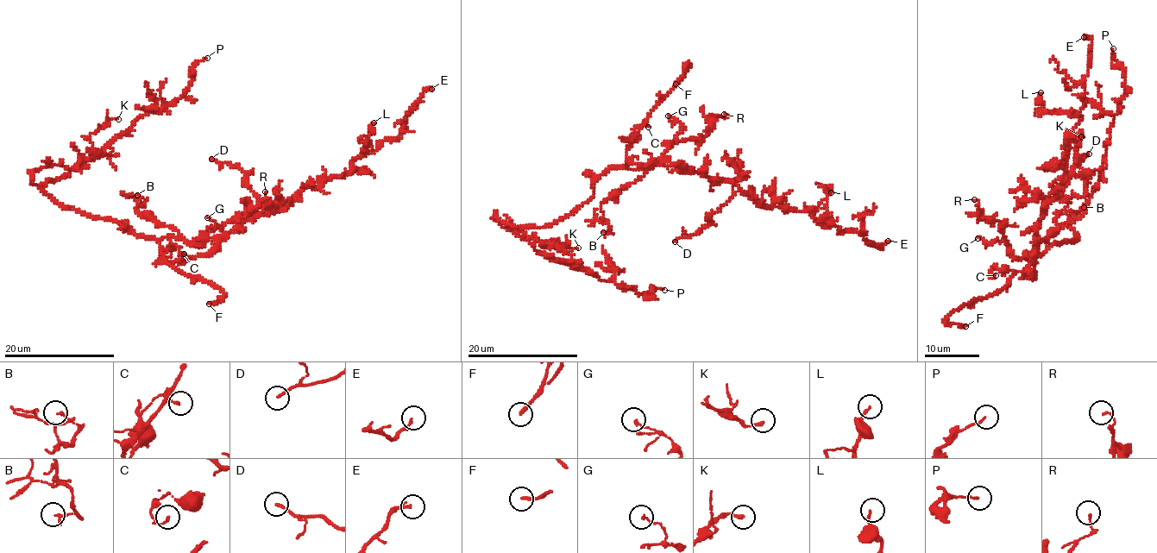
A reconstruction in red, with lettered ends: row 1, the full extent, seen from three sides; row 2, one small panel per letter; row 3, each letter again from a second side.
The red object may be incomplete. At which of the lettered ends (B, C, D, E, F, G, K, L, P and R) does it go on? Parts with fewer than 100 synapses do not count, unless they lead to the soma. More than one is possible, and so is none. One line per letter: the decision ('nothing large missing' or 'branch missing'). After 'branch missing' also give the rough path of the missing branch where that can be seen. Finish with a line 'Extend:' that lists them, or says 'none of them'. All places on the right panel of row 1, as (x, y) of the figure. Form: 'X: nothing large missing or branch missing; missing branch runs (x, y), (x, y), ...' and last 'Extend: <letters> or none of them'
B: nothing large missing
C: nothing large missing
D: nothing large missing
E: nothing large missing
F: branch missing; missing branch runs (965, 326), (971, 328), (986, 323), (1001, 315), (1024, 299), (1033, 289), (1035, 279), (1044, 276)
G: nothing large missing
K: nothing large missing
L: nothing large missing
P: nothing large missing
R: nothing large missing
Extend: F

